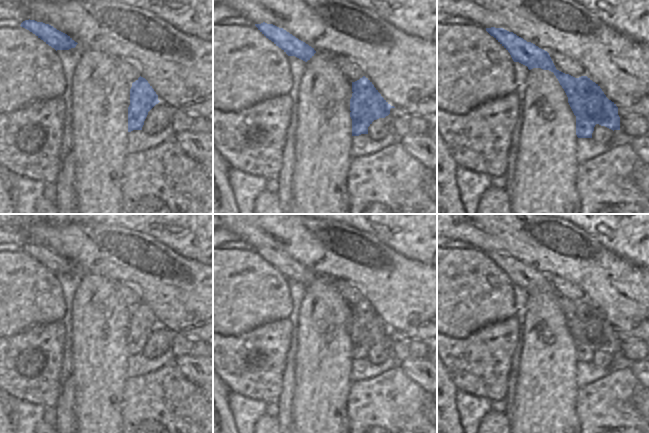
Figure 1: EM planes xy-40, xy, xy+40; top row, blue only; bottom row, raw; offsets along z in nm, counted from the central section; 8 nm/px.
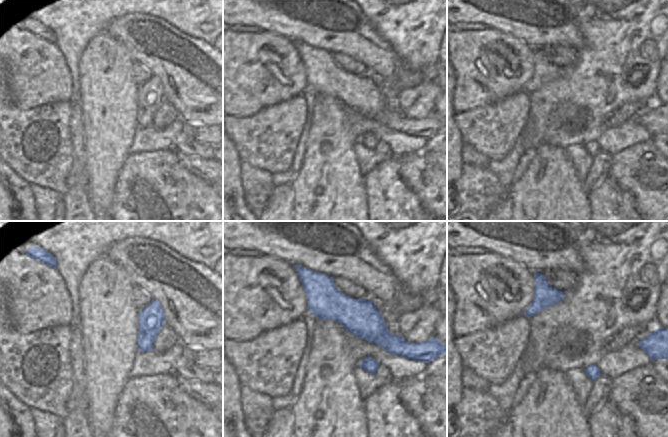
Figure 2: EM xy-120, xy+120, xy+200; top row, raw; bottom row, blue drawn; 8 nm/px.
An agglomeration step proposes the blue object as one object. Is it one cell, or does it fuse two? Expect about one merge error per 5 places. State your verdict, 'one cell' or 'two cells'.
two cells

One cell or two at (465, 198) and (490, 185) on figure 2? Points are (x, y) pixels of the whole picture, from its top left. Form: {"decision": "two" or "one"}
{"decision": "one"}

